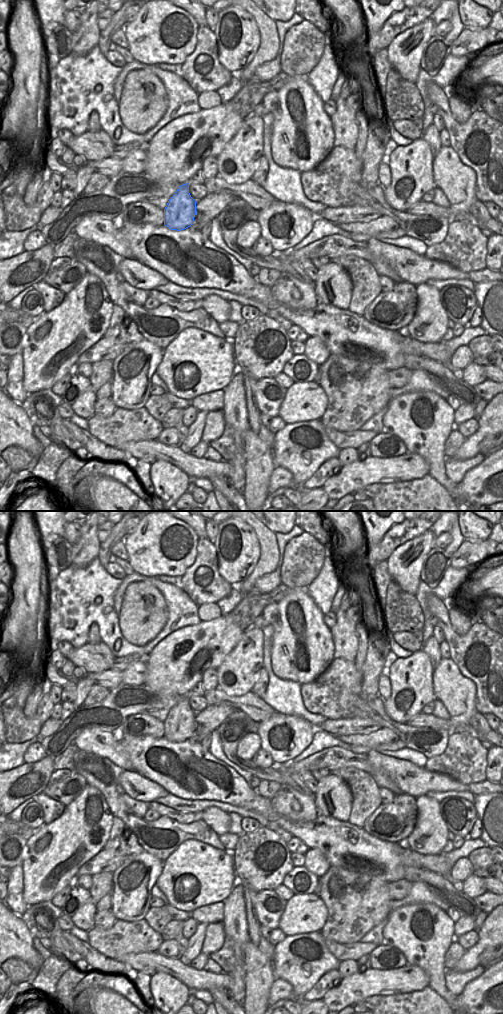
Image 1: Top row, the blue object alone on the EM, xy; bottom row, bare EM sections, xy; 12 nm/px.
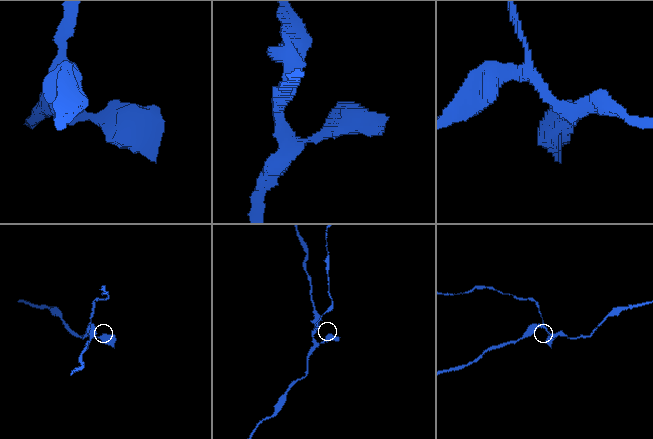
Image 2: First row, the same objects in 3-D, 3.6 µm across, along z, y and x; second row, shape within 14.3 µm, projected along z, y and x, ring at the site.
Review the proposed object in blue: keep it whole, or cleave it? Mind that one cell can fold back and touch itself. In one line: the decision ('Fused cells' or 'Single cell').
Fused cells.

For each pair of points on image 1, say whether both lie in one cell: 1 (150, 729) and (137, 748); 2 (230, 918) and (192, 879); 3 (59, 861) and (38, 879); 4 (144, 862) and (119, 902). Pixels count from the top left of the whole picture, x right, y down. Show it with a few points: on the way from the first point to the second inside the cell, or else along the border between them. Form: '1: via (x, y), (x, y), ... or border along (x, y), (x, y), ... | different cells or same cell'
1: border along (163, 736), (160, 738), (150, 736), (122, 738) | different cells
2: border along (236, 882), (231, 892), (222, 901) | different cells
3: via (54, 863), (43, 874) | same cell
4: via (139, 872), (132, 882), (132, 889), (129, 892) | same cell

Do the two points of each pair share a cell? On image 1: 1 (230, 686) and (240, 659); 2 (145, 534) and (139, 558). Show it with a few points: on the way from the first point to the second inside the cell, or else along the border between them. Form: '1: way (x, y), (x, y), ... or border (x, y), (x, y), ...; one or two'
1: way (236, 681), (240, 666); one
2: way (145, 540), (143, 552); one

